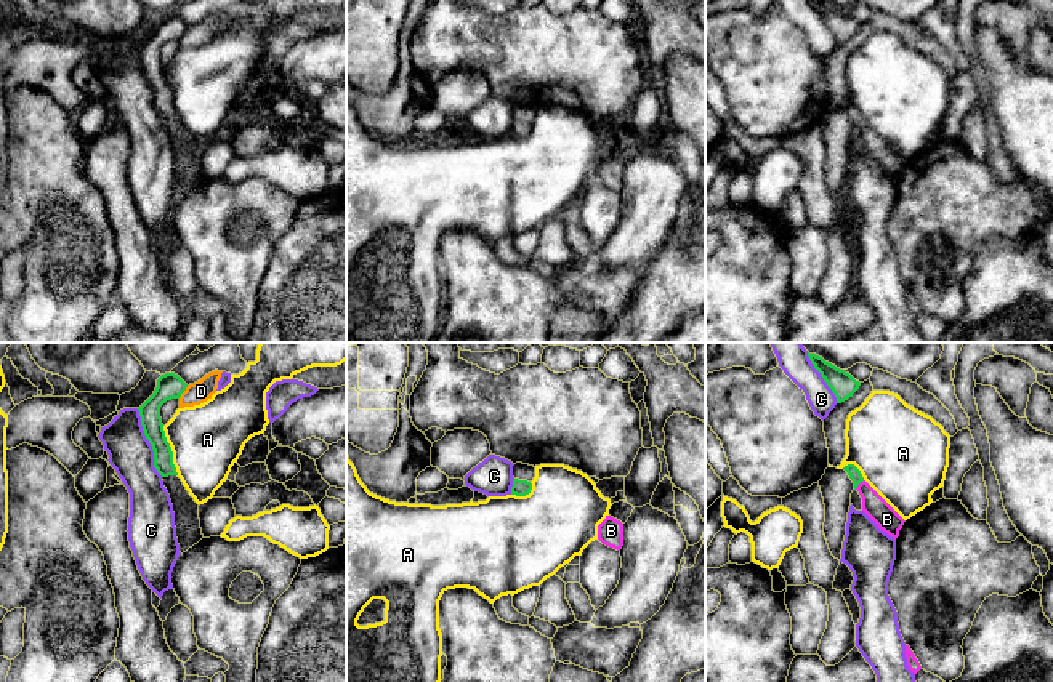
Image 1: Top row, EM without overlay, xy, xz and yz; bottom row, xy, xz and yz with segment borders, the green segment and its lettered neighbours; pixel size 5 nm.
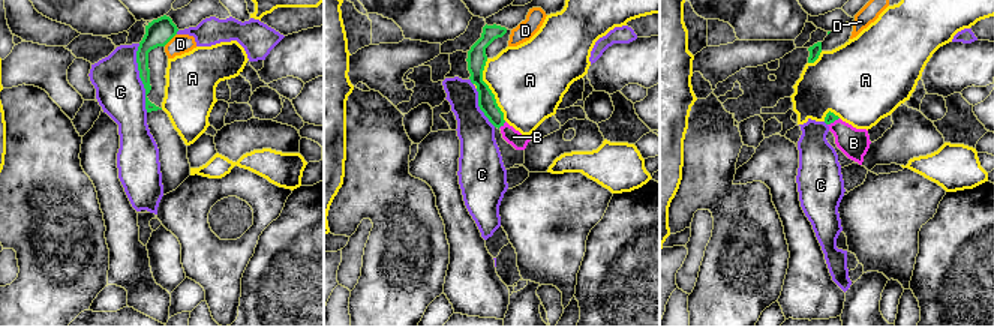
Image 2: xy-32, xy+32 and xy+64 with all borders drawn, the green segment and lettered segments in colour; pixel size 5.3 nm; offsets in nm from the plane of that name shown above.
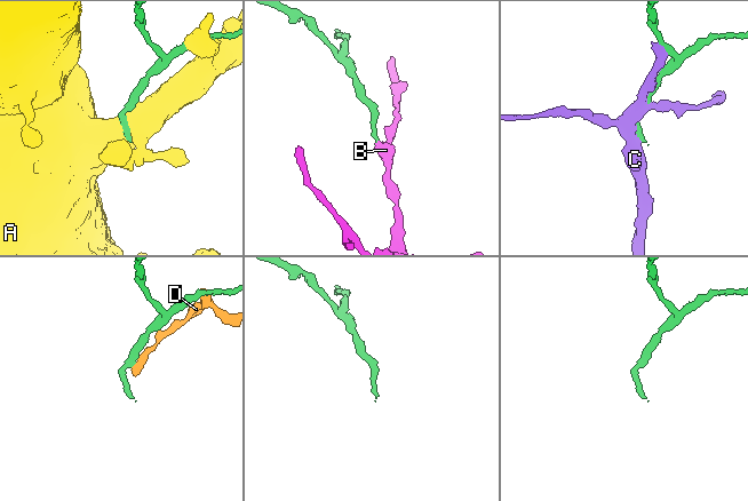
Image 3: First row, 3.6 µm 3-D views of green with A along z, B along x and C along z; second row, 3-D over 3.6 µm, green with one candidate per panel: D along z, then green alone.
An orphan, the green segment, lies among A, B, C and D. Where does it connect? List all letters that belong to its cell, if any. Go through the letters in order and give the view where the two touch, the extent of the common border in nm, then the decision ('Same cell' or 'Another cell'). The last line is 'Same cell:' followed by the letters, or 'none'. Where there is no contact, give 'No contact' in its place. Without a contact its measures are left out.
A: Touches green in xy. Shared border 260 nm. Another cell
B: Touches green in yz. Shared border 70 nm. Same cell
C: Touches green in xy. Shared border 360 nm. Another cell
D: Touches green in xy. Shared border 80 nm. Another cell
Same cell: B

